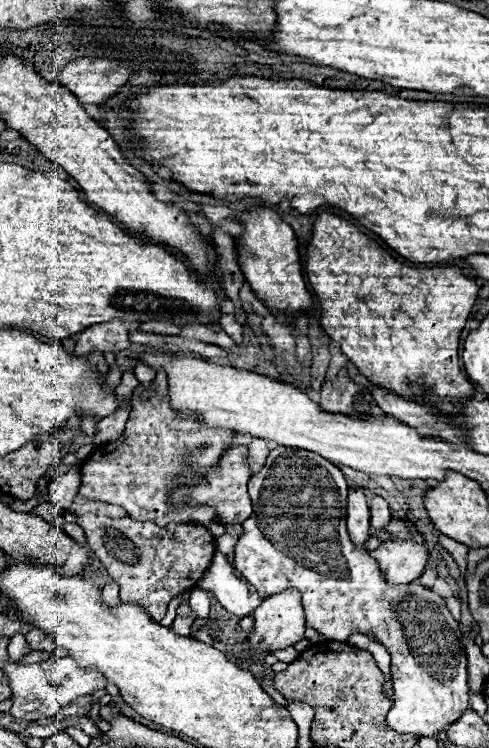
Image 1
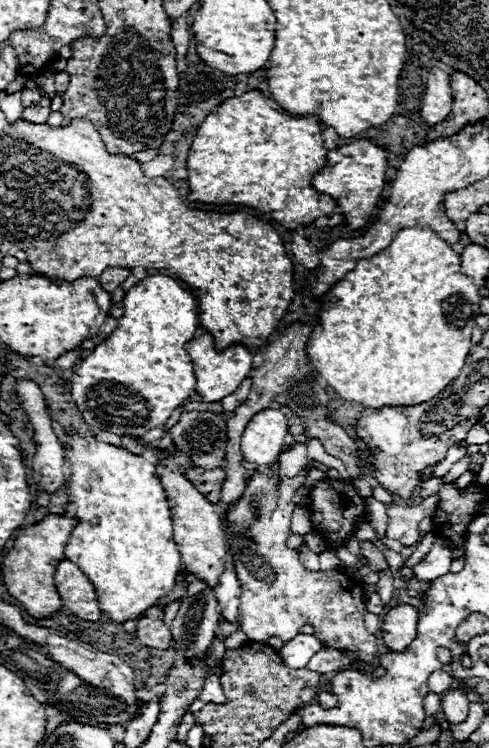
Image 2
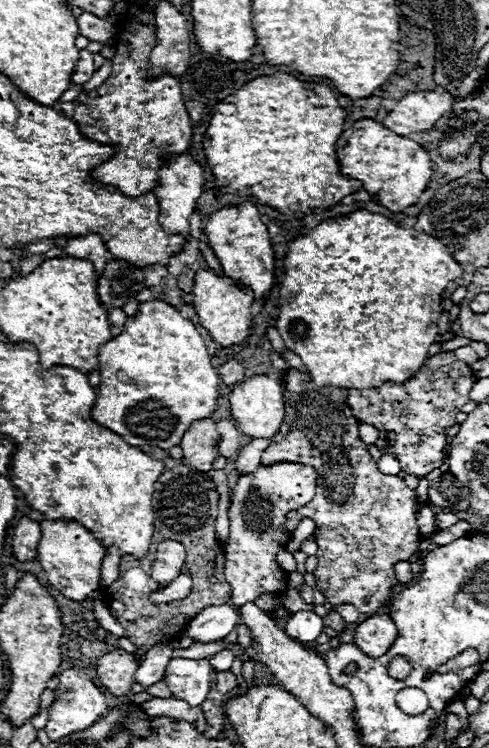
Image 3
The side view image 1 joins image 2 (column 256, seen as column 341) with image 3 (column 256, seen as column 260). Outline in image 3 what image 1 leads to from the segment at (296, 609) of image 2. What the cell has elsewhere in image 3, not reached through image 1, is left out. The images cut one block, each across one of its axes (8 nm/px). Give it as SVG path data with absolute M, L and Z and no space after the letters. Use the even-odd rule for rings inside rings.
M278 462L272 466L260 464L256 472L238 476L230 496L230 534L224 546L224 574L232 586L232 602L236 606L256 600L266 592L284 594L288 590L288 574L282 572L276 560L276 554L280 550L286 550L286 544L290 540L290 532L284 526L286 514L302 508L314 498L316 480L316 470L298 462Z

